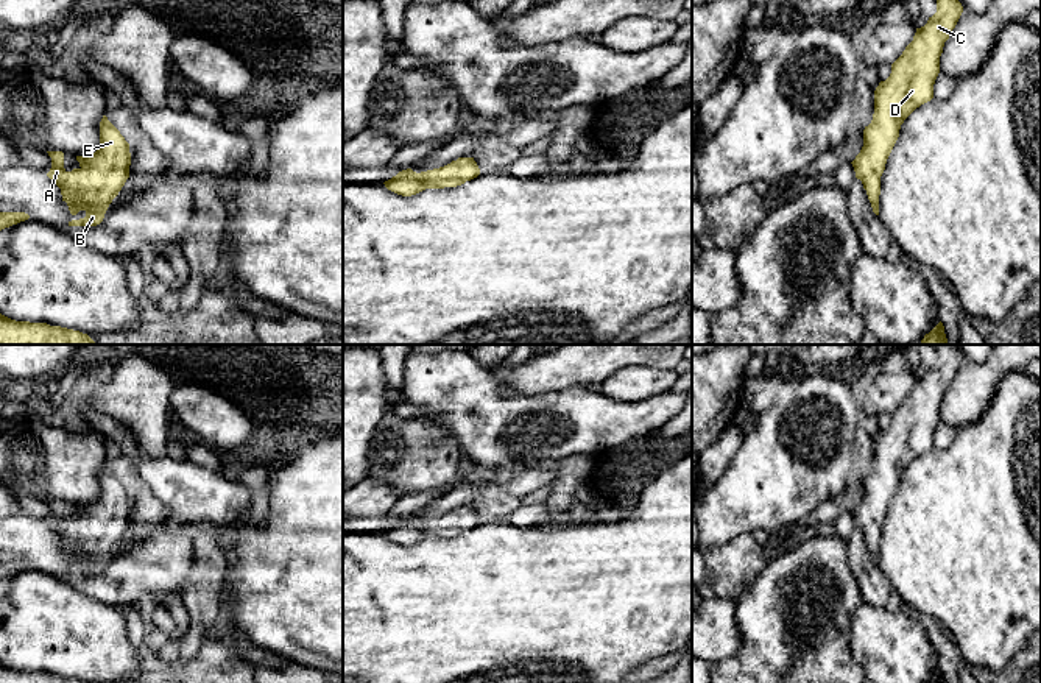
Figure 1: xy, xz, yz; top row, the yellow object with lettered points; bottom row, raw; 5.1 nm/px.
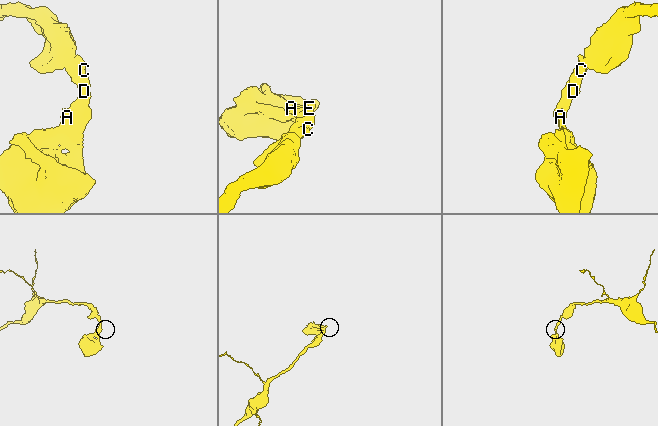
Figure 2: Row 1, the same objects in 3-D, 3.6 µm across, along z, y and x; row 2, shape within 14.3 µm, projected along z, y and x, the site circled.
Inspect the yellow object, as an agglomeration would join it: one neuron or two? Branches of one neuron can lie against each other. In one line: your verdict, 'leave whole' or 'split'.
leave whole

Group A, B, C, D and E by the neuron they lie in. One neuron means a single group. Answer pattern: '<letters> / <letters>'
A B C D E

